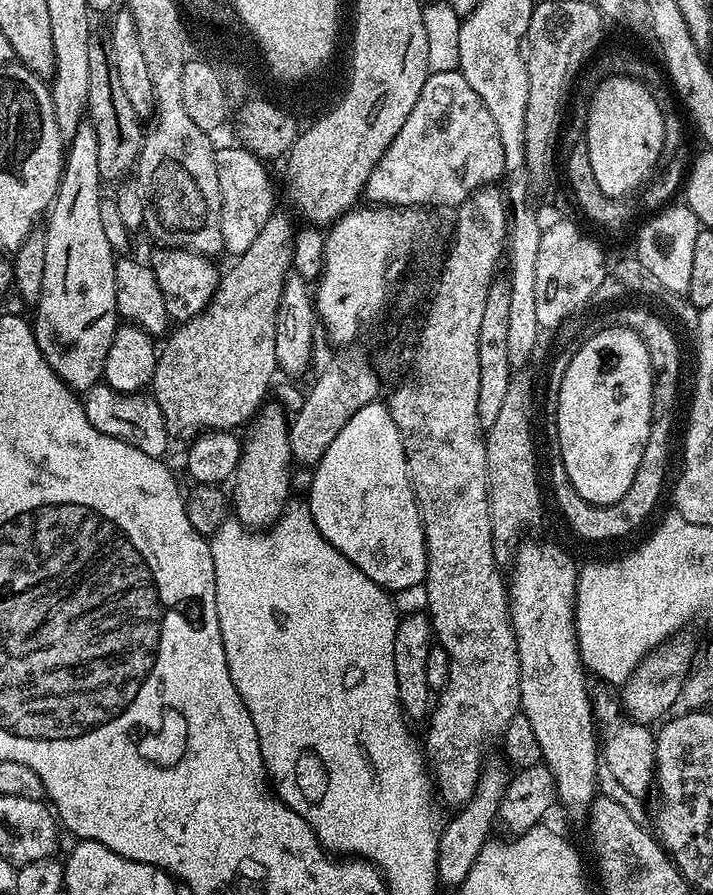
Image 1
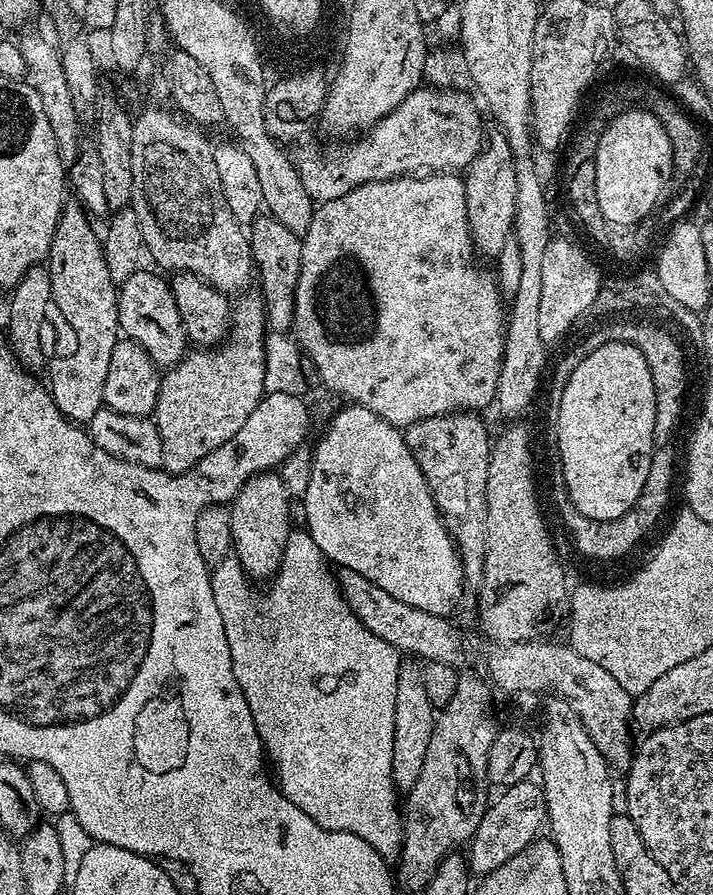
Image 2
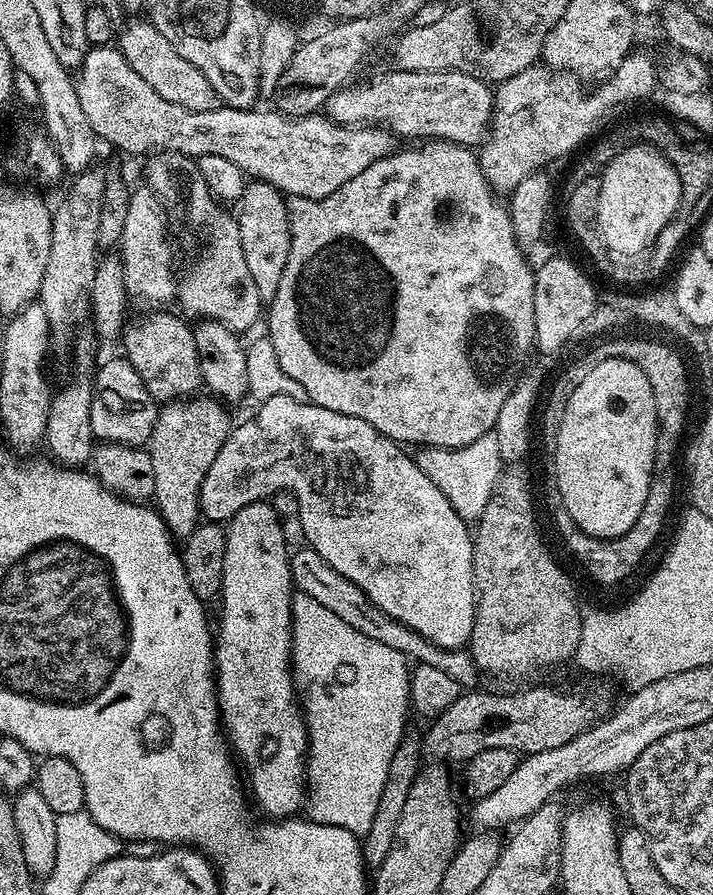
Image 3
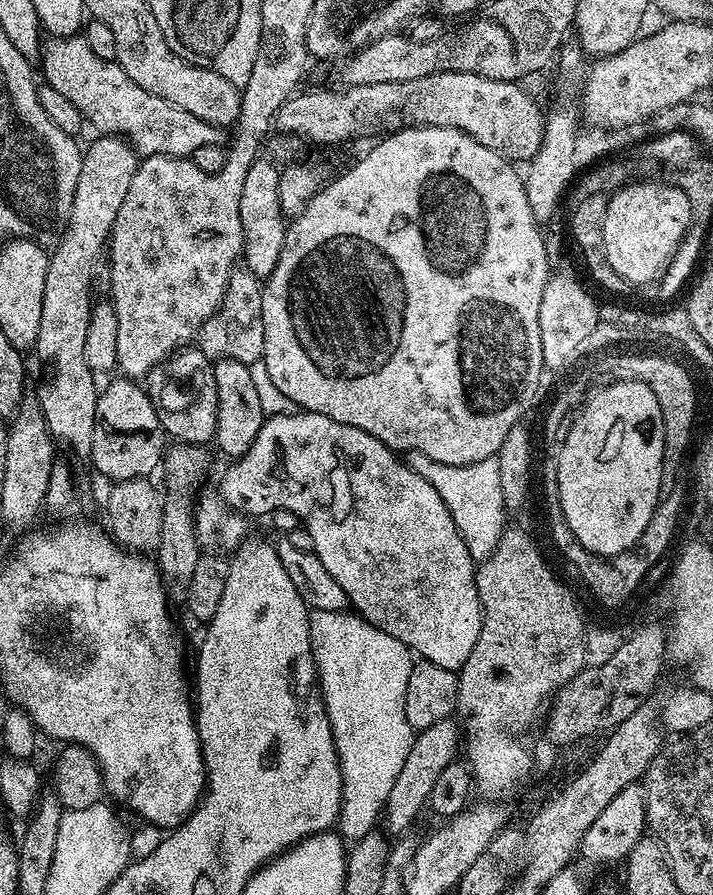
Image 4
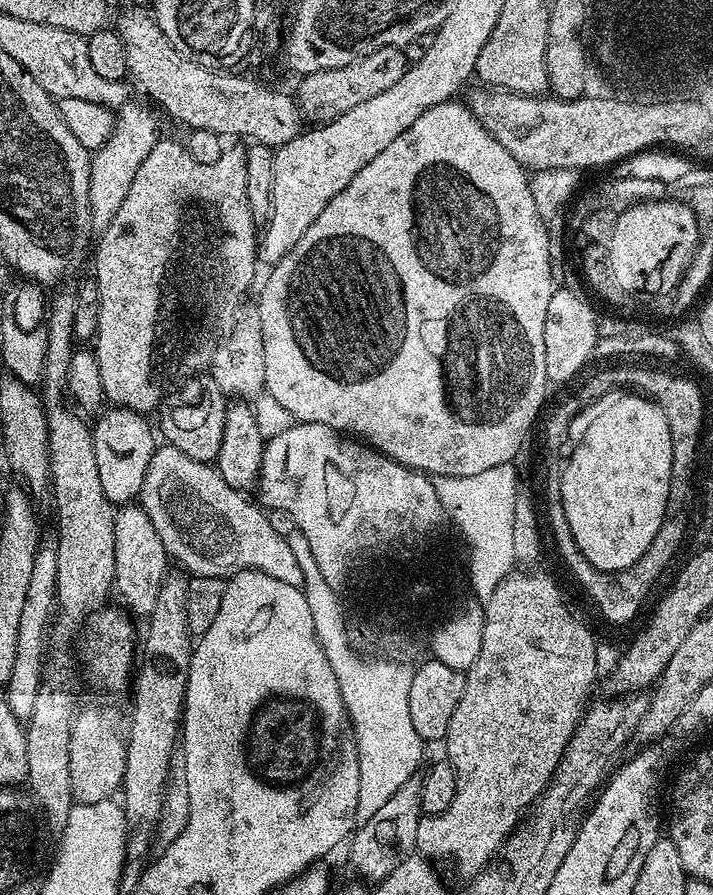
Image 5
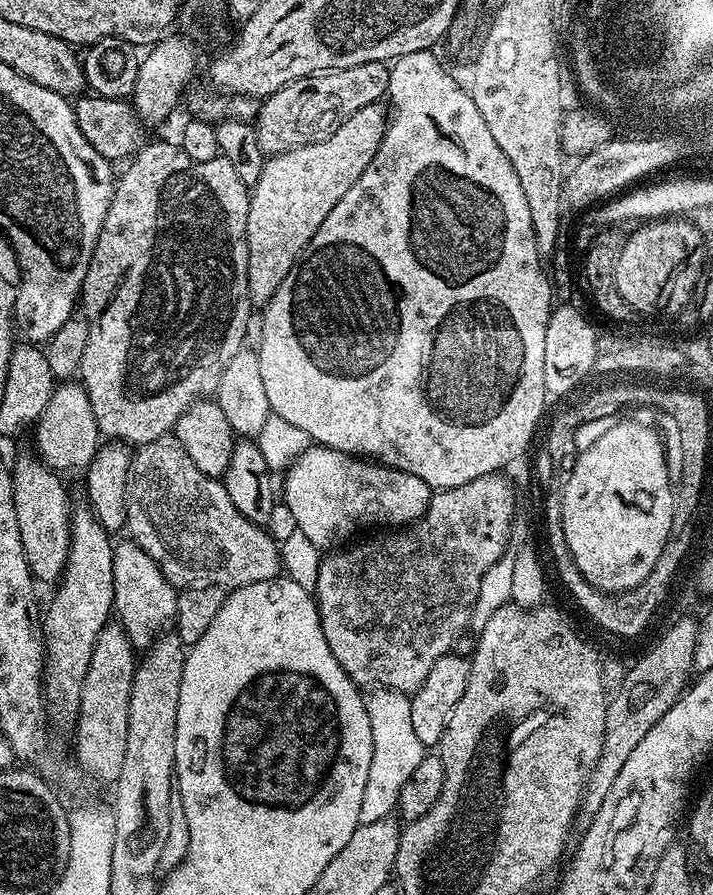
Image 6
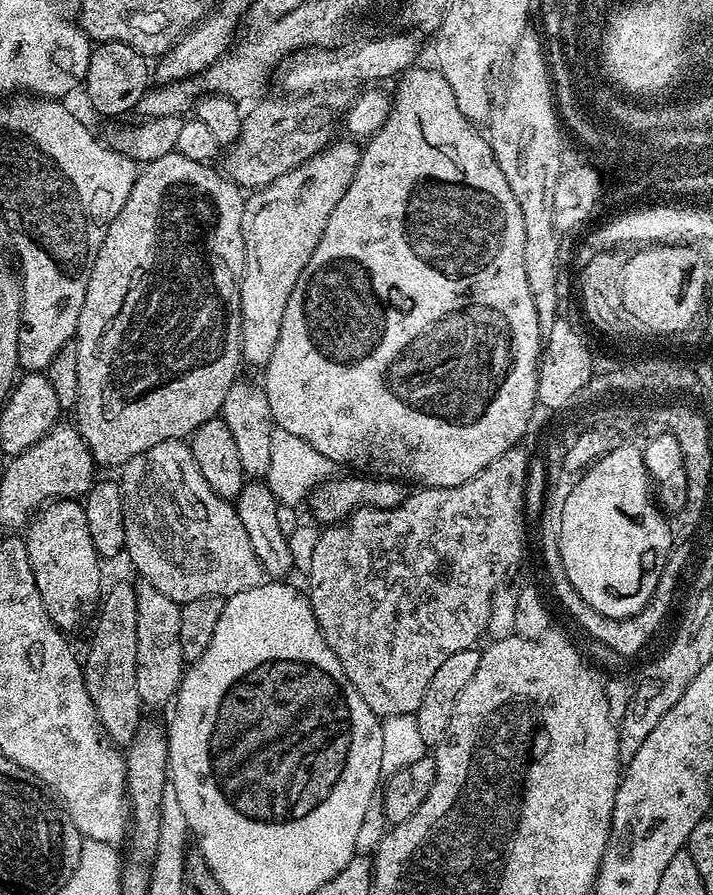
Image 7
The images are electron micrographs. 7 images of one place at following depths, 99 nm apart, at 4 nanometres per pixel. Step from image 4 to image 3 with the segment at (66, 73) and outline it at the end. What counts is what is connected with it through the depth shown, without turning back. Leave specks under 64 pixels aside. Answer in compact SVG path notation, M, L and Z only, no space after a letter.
M116 46L89 47L74 79L78 102L82 102L86 119L90 121L90 126L94 126L94 134L103 143L105 140L106 143L113 144L118 151L129 152L132 156L147 157L157 152L177 152L183 156L199 158L206 154L218 154L218 158L230 158L234 166L244 171L245 177L265 180L288 198L326 198L334 194L338 186L346 186L350 178L362 174L366 166L386 158L394 150L394 137L387 128L336 124L324 114L293 118L279 110L256 112L257 110L252 108L227 106L197 112L186 110L174 102L166 102L162 94L152 89L140 75L134 74L130 62L126 62L126 58Z

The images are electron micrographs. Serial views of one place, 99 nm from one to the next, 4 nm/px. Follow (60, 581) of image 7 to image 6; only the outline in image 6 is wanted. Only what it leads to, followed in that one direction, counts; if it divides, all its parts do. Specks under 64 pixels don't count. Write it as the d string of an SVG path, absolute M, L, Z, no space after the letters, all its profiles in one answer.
M35 454L20 456L10 464L12 470L12 489L14 490L14 514L18 518L18 534L22 534L22 550L26 554L28 569L33 577L49 586L55 585L64 572L70 550L70 534L72 533L73 504L68 502L68 492L59 475L47 468Z

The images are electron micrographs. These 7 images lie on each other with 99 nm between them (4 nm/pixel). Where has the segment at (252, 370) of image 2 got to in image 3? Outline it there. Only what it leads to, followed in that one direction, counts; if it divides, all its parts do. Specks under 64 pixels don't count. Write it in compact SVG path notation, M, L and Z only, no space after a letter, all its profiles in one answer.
M208 394L168 402L159 409L146 451L154 466L154 504L173 537L186 538L201 519L200 487L230 431L229 409Z

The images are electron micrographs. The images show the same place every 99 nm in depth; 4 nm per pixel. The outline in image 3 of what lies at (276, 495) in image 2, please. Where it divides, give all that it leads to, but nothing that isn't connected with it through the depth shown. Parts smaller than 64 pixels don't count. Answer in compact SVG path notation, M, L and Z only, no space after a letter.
M259 500L234 514L227 521L226 531L226 559L222 561L222 586L220 587L220 632L214 636L214 675L216 678L216 698L220 702L220 715L222 727L226 733L226 739L234 753L235 759L242 765L243 775L250 785L250 796L265 813L268 818L292 818L296 812L306 804L306 757L308 755L308 728L304 725L304 714L296 694L296 686L292 679L292 598L294 585L292 582L292 562L290 559L290 547L284 537L285 525L280 515L274 510L274 506L268 500Z

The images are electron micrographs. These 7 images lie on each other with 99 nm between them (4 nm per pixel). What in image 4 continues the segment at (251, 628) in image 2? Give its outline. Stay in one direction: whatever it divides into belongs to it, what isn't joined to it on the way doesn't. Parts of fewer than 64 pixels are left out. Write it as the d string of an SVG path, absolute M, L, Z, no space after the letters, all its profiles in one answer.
M352 610L342 612L313 611L308 617L308 625L310 626L312 653L314 654L314 662L316 663L316 675L320 685L320 696L324 699L324 709L330 718L334 742L340 755L340 769L342 770L342 806L340 807L338 832L345 841L355 842L361 840L367 832L373 831L373 829L377 827L376 819L378 819L379 816L381 819L382 813L385 811L388 799L390 798L390 790L394 790L394 778L398 778L398 773L401 772L402 766L406 762L406 754L410 754L410 750L412 749L414 729L410 726L410 722L406 722L406 681L410 679L410 670L414 663L414 653L411 648L408 648L402 642L398 642L398 638L394 638L390 634L378 630L370 621L364 619L363 616Z

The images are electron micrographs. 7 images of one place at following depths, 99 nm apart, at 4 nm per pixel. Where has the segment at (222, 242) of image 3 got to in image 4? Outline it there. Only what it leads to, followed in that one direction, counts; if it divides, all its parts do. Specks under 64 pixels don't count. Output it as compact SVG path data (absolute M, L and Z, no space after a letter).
M237 267L230 274L226 294L219 310L200 328L198 347L208 359L237 360L249 366L257 363L264 355L264 327L262 326L262 284L247 268Z

